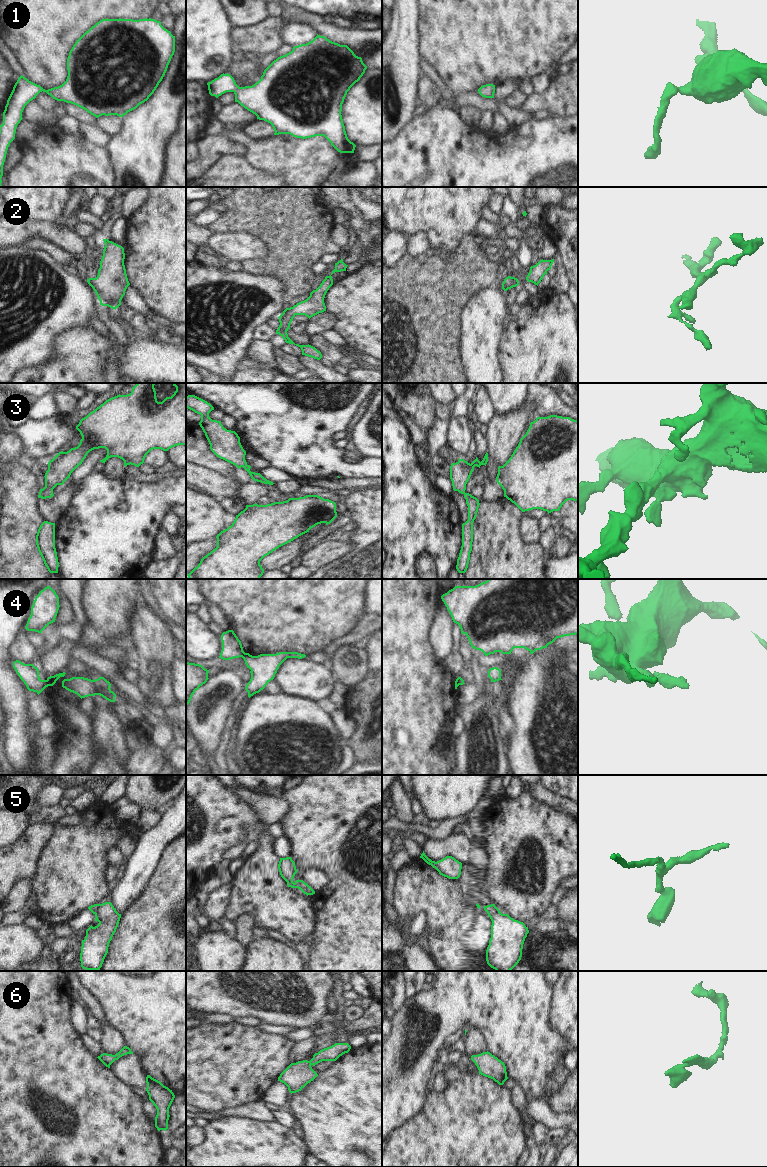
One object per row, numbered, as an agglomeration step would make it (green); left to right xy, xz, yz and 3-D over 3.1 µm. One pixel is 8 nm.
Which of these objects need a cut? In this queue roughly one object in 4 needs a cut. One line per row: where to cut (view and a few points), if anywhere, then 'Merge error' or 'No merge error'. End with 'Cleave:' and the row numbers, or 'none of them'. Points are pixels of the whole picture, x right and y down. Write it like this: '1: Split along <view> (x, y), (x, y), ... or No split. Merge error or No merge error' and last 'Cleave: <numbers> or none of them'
1: No split. No merge error
2: No split. No merge error
3: No split. No merge error
4: Split along xy (46, 680), (49, 685). Merge error
5: No split. No merge error
6: No split. No merge error
Cleave: 4.

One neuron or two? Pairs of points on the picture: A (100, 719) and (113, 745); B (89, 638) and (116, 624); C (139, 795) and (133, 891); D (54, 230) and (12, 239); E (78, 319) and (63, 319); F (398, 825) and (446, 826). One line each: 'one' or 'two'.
A: one
B: one
C: two
D: one
E: one
F: one

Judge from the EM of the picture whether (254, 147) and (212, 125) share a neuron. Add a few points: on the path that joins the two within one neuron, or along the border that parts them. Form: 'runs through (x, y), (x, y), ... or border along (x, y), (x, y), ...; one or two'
runs through (244, 140), (237, 135), (222, 130); one

